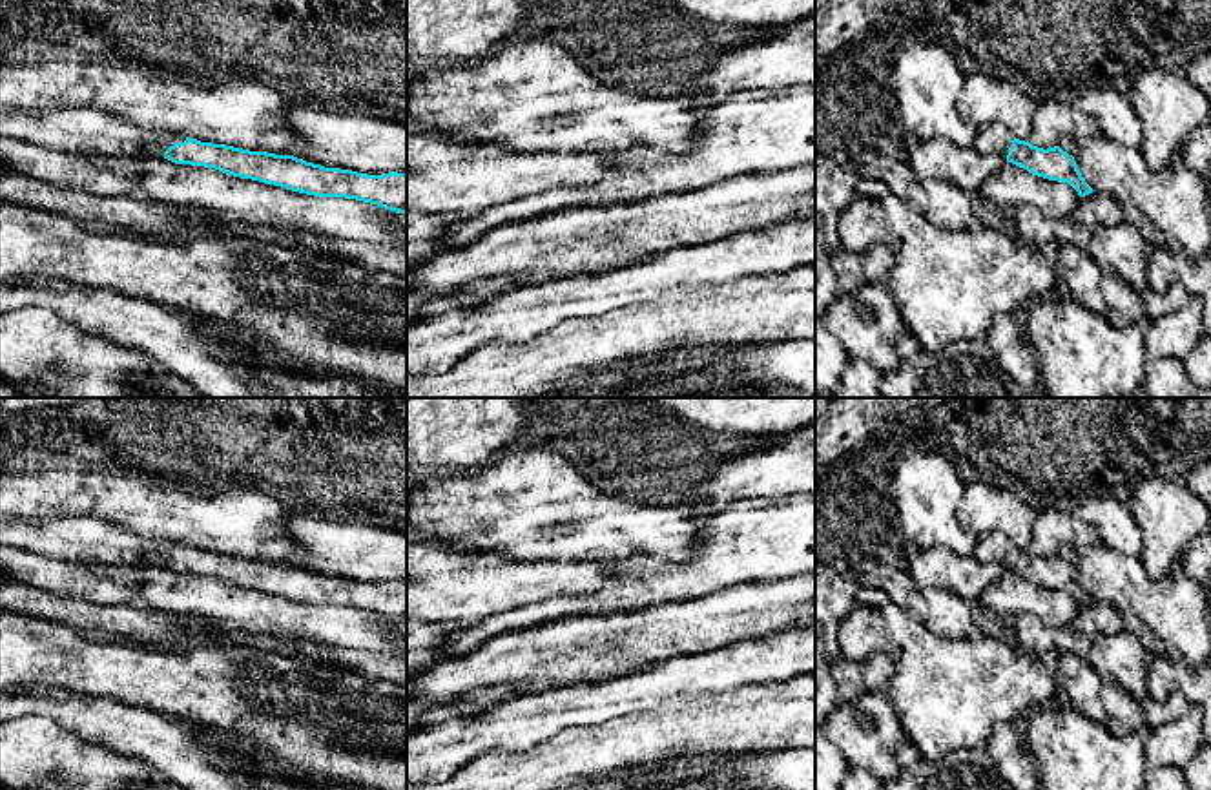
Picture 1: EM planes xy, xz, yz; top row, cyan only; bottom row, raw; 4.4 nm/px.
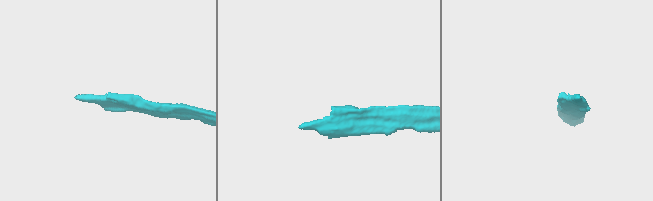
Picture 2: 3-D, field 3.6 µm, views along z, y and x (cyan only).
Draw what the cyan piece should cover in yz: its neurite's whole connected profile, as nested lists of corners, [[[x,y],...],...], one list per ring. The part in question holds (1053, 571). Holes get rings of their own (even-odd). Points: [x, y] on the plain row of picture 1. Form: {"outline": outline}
{"outline": [[[1003,533],[981,535],[972,556],[981,564],[998,562],[1007,571],[1012,571],[1032,584],[1067,591],[1080,606],[1094,600],[1082,586],[1072,564],[1060,555],[1043,558],[1032,555],[1029,549],[1020,549]]]}

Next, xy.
{"outline": [[[0,515],[0,546],[95,566],[164,566],[175,573],[215,577],[233,586],[306,604],[356,608],[407,622],[407,582],[368,584],[325,577],[294,564],[201,551],[177,542],[155,542],[97,516]]]}

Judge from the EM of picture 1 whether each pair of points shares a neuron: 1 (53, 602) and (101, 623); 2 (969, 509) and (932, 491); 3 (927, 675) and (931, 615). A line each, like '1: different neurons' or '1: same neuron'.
1: same neuron
2: different neurons
3: different neurons

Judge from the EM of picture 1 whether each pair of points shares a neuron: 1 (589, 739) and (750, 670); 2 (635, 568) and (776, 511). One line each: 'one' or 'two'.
1: two
2: one

